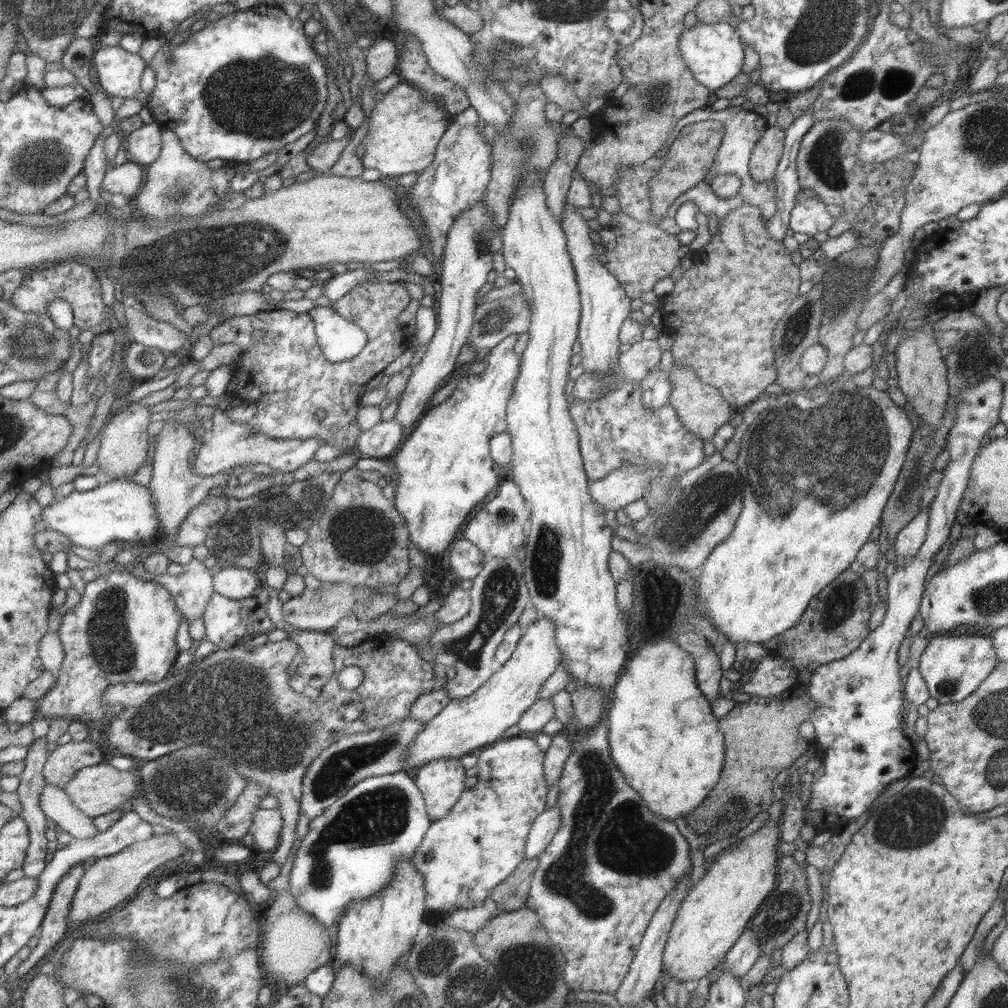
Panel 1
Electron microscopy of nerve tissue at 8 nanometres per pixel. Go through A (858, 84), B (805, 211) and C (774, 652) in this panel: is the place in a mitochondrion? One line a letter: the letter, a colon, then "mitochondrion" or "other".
A: mitochondrion
B: other
C: other

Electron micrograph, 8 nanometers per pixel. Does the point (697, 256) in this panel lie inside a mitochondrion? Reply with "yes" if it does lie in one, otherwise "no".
no

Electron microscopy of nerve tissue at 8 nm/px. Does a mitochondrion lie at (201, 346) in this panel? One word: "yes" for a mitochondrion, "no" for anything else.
no

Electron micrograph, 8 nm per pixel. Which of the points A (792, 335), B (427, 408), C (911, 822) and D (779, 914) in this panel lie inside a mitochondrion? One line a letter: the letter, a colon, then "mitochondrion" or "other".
A: mitochondrion
B: other
C: mitochondrion
D: mitochondrion

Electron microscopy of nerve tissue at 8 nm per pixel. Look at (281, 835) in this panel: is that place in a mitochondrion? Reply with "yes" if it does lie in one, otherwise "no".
no

